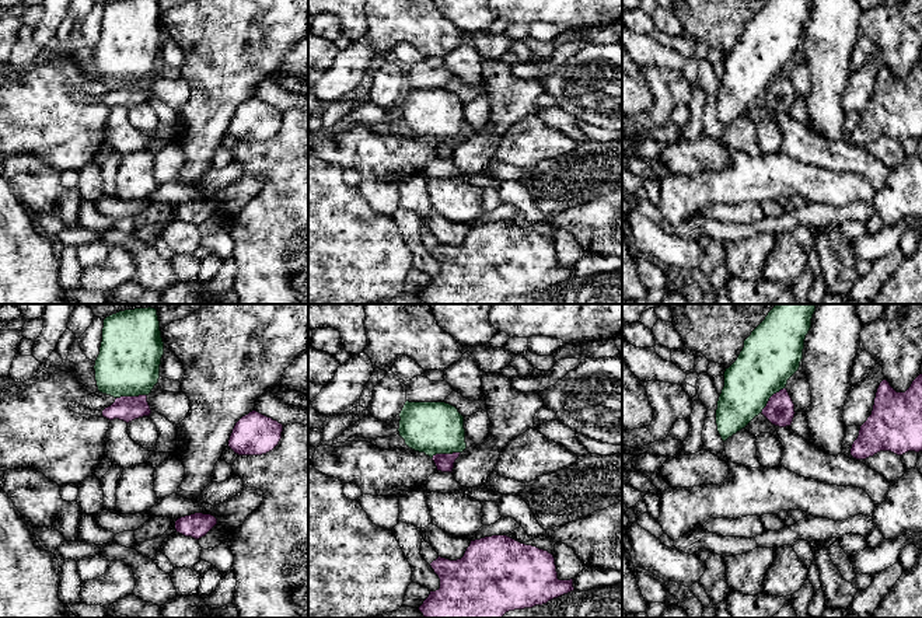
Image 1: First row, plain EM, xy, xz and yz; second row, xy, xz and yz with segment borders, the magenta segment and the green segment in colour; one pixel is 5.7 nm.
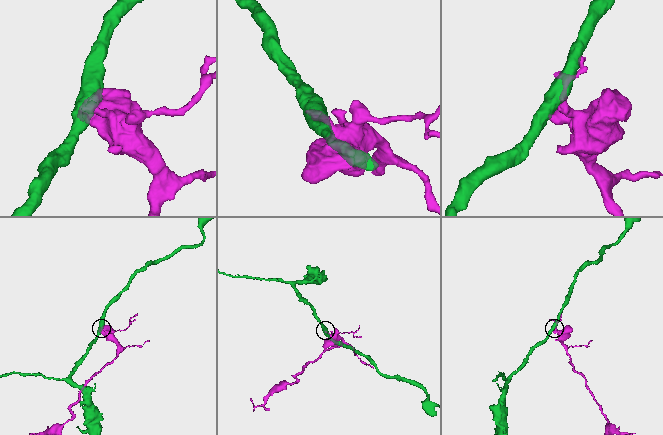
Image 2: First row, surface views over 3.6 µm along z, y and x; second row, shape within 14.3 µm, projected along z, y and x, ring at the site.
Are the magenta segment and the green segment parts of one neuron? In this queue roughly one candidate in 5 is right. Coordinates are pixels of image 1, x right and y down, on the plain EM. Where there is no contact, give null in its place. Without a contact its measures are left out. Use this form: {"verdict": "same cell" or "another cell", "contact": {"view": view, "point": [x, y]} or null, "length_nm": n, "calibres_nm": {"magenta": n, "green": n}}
{"verdict": "another cell", "contact": {"view": "yz", "point": [769, 84]}, "length_nm": 220, "calibres_nm": {"magenta": 170, "green": 340}}

